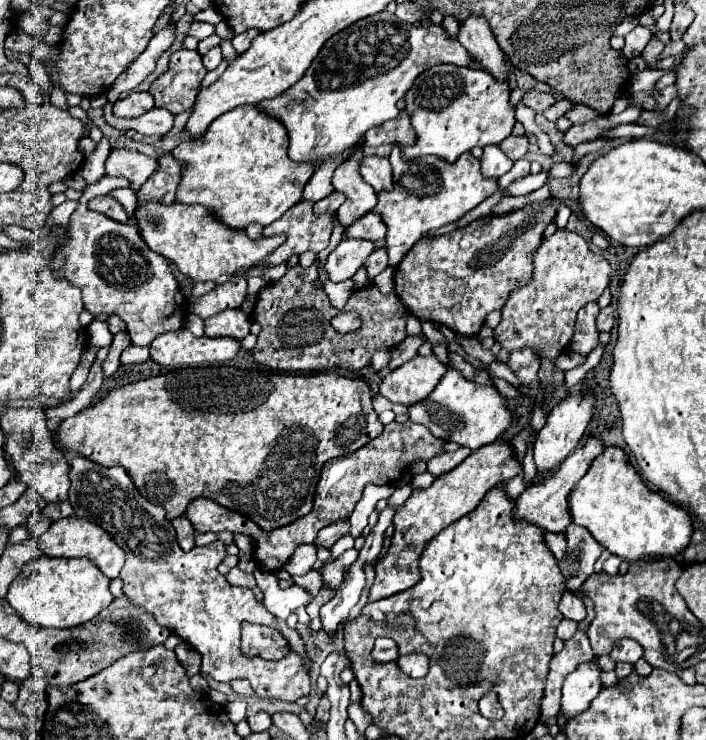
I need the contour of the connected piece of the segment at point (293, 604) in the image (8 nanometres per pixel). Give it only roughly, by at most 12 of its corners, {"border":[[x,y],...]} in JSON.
{"border":[[255,570],[265,608],[279,620],[305,606],[299,586],[281,588],[275,572]]}

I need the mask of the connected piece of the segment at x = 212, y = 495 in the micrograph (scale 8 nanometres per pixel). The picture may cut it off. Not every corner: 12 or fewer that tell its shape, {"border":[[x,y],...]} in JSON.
{"border":[[183,368],[61,422],[175,520],[263,530],[383,432],[335,372]]}

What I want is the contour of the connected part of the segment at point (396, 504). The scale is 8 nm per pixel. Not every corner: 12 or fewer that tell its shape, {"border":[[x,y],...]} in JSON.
{"border":[[409,481],[399,487],[388,499],[388,504],[397,510],[412,494]]}

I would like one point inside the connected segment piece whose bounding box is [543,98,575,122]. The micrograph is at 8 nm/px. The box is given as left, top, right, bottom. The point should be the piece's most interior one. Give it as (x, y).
(563, 106)

